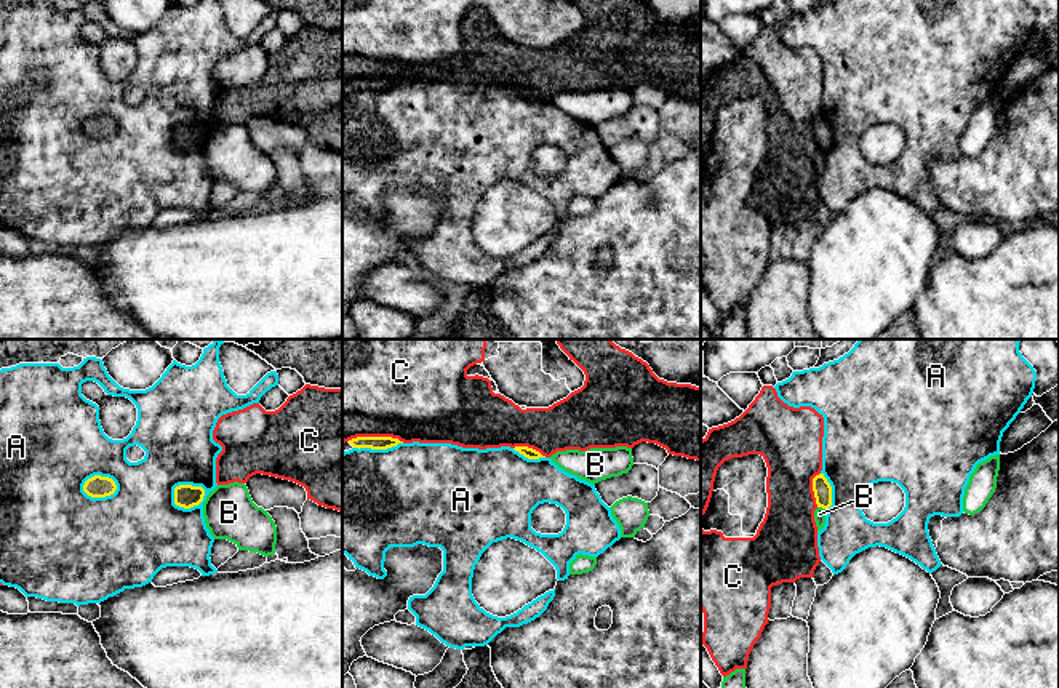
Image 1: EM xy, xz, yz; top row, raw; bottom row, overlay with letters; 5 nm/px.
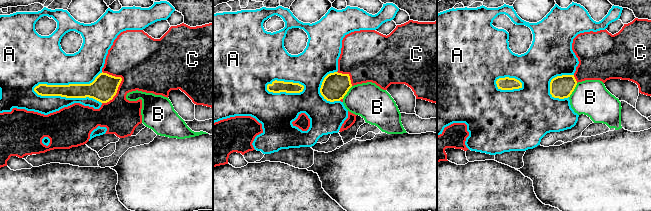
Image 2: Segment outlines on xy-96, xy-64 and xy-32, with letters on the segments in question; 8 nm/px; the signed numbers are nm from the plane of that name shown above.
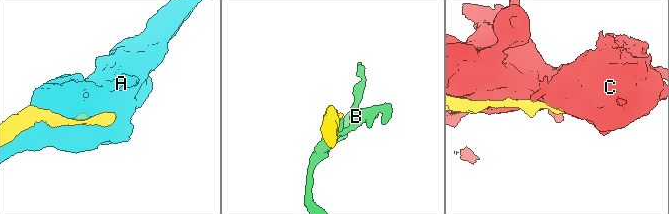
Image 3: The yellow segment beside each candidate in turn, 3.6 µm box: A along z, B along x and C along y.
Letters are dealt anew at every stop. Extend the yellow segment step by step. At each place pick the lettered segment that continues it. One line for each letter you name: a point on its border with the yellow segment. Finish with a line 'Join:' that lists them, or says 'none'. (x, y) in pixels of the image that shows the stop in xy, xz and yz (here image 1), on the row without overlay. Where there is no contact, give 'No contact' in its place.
Join: none

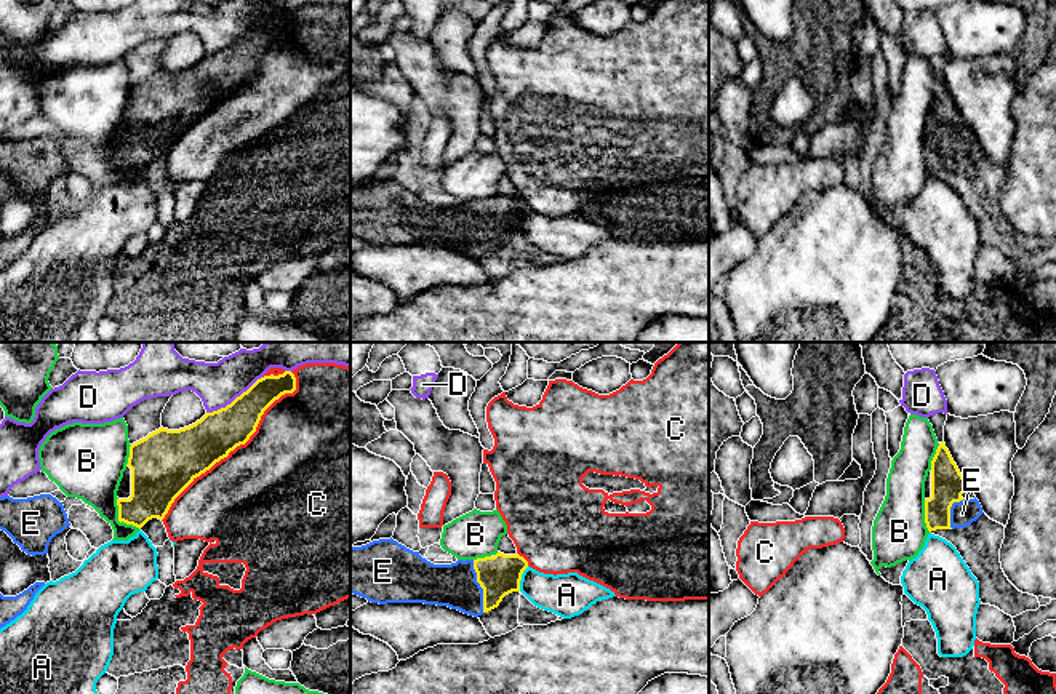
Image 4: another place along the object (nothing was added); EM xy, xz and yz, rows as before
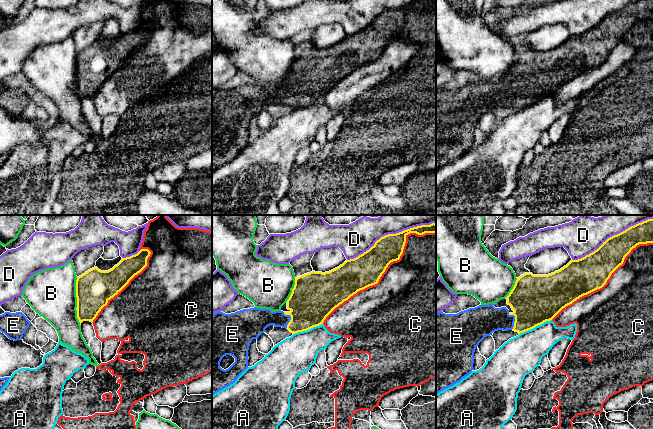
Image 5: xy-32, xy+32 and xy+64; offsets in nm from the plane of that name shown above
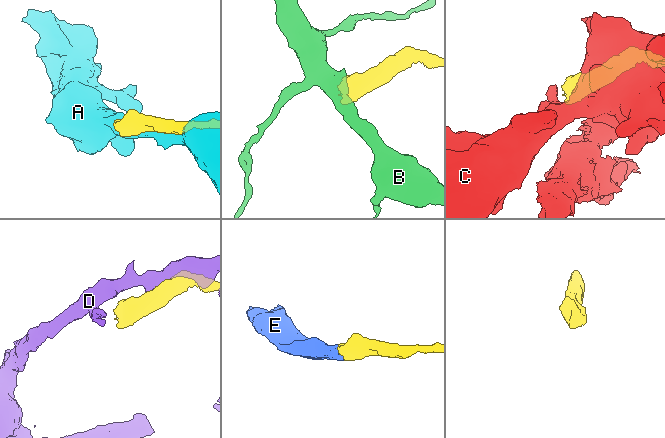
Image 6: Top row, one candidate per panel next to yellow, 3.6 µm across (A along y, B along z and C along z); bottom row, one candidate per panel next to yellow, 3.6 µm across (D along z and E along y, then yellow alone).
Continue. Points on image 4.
E: Touches yellow at xz (480, 227)
Join: E

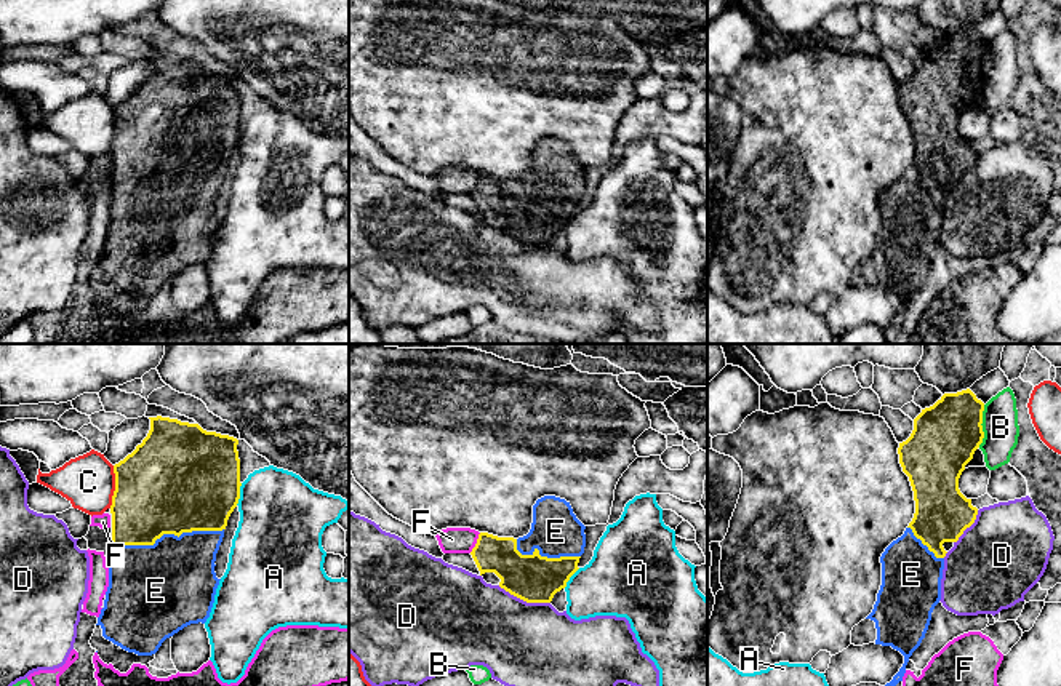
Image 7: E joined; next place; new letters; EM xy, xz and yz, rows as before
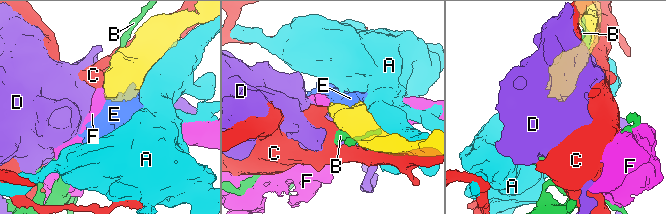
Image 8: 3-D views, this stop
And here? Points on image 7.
E: Touches yellow at xy (168, 175)
Join: E

